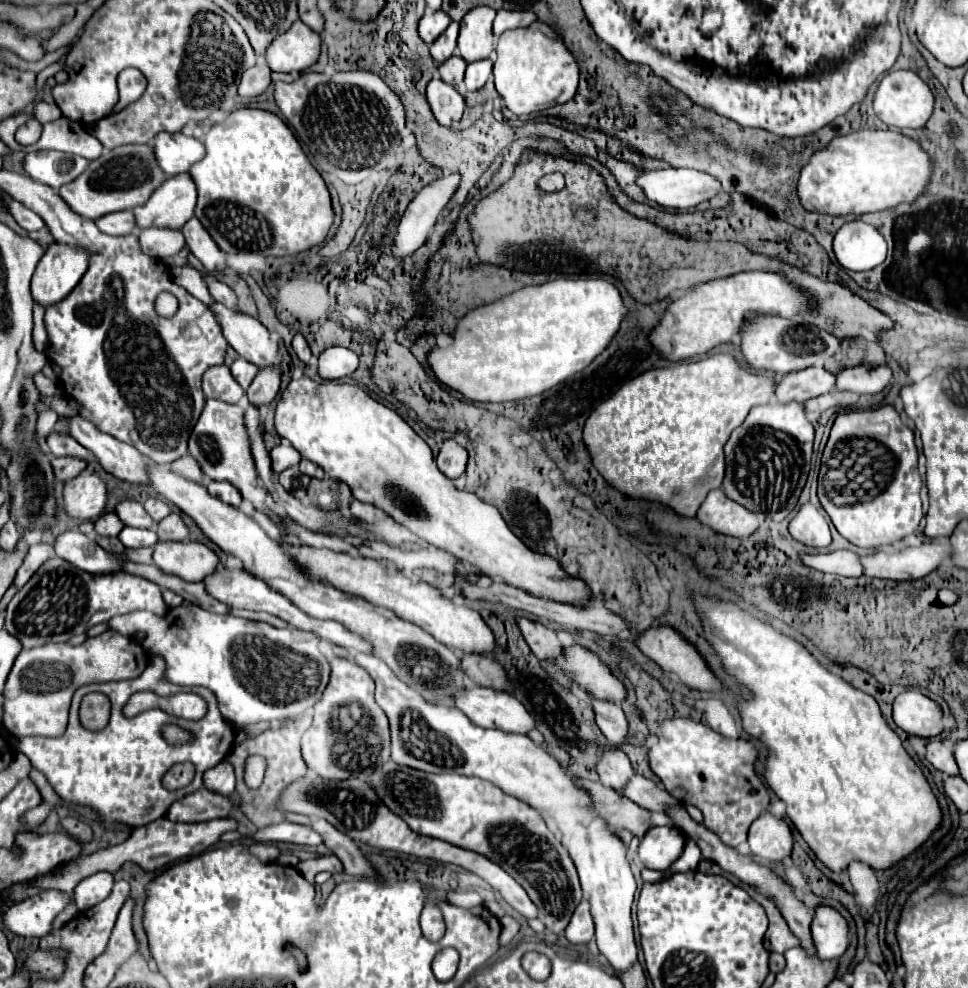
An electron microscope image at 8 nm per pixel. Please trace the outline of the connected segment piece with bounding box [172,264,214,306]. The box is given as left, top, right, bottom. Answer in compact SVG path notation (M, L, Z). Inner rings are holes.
M174 266L172 268L172 278L178 286L182 286L184 290L188 290L194 298L202 300L206 306L210 306L214 302L214 298L208 292L208 284L204 282L204 278L200 276L198 270L194 270L192 266Z

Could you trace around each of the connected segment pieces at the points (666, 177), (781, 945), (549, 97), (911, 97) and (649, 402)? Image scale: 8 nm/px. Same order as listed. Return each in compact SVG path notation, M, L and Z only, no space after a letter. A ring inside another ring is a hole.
M690 168L650 170L636 182L652 202L678 210L696 208L722 192L718 178Z
M752 890L752 898L764 906L768 920L770 920L770 926L766 931L766 946L768 946L768 950L784 954L786 950L798 946L800 940L792 934L792 930L788 928L786 920L780 914L780 910L776 908L776 904L770 898L758 894L756 890Z
M536 20L528 28L508 30L498 38L494 84L506 108L516 116L568 102L576 92L578 74L576 58L546 22Z
M898 70L886 74L874 96L874 112L890 128L922 128L932 116L932 110L934 94L930 86L912 70Z
M714 354L698 362L670 364L666 368L648 370L632 378L630 382L622 384L616 394L598 404L584 424L582 438L594 468L618 492L630 498L656 500L686 518L696 516L704 526L712 528L716 534L748 538L758 528L756 514L748 512L744 506L730 500L724 492L716 490L720 488L724 478L722 448L728 442L732 430L738 428L740 422L744 422L750 408L766 404L774 396L774 388L774 378L766 378L752 372L750 368L734 362L728 354Z

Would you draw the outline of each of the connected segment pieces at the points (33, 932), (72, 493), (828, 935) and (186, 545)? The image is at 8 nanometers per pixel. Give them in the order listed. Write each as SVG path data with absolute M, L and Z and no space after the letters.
M47 891L16 904L6 912L6 926L21 937L43 937L51 933L52 922L69 902L68 896L58 891Z
M84 472L64 484L64 510L70 518L94 520L106 504L106 484L92 472Z
M826 904L816 906L810 932L812 932L812 942L820 960L840 958L848 948L848 942L850 942L848 922L832 906L826 906Z
M158 542L154 564L186 582L200 582L218 564L218 556L200 542Z

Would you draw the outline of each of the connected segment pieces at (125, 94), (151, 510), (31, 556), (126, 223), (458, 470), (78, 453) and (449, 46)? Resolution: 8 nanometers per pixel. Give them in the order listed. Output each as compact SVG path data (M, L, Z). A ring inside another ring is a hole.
M126 68L118 74L119 102L114 112L120 112L127 104L136 101L146 90L146 78L140 70L136 68Z
M148 498L148 500L144 502L144 508L146 508L146 512L150 514L150 518L154 520L154 524L158 524L162 518L166 518L166 516L170 514L168 504L162 502L162 500L158 500L158 498Z
M34 544L34 546L30 546L30 550L28 550L22 566L18 568L16 578L14 578L12 584L16 588L22 588L24 582L36 572L36 568L40 568L40 564L44 564L44 560L48 560L50 550L52 550L52 546L48 546L48 544Z
M132 210L106 214L100 220L96 220L96 226L102 232L110 234L110 236L128 236L128 234L134 234L138 230L136 218L134 218L134 212Z
M444 440L438 454L438 468L444 476L456 480L466 472L468 452L464 446L460 446L456 440Z
M50 434L48 440L46 440L48 448L52 450L54 456L74 456L74 458L80 458L80 460L92 460L90 452L80 446L72 436L60 436L60 434Z
M450 22L450 26L444 30L444 34L430 46L430 56L436 66L446 62L456 52L456 38L458 38L458 24Z

